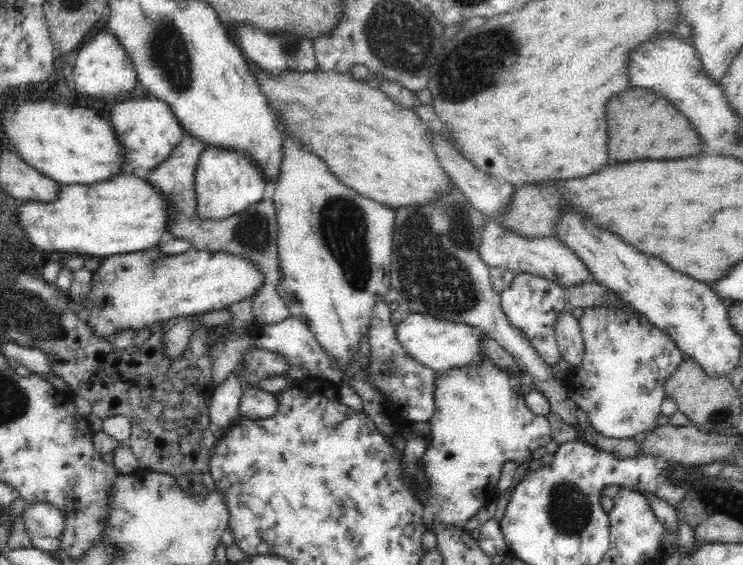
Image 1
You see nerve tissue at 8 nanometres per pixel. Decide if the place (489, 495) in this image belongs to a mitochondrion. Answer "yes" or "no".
no

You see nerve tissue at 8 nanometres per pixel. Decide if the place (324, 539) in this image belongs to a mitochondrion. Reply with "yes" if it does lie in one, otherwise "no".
no

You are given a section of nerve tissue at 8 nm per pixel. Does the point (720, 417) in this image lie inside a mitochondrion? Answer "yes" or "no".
yes

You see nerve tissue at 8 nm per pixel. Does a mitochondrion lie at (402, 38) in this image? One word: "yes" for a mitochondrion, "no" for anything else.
yes

